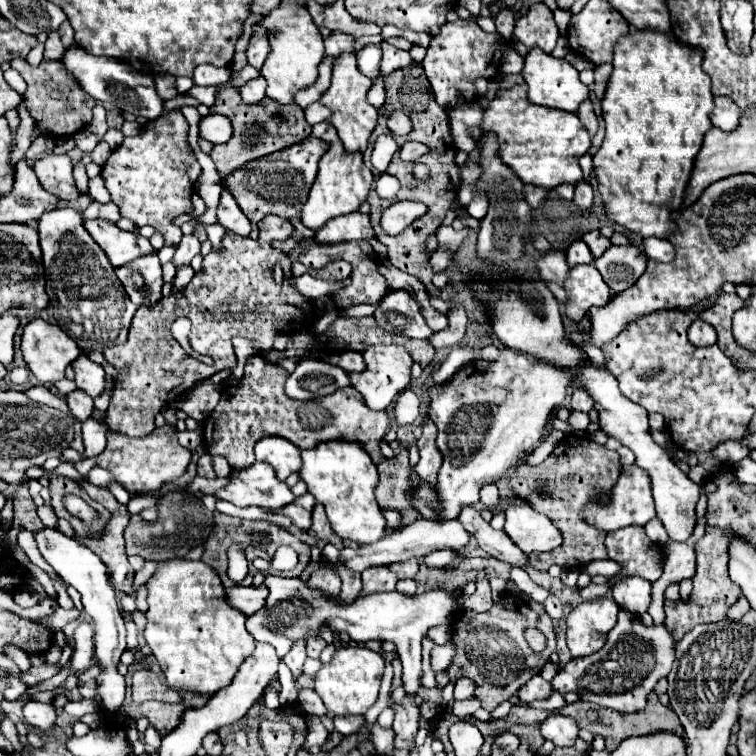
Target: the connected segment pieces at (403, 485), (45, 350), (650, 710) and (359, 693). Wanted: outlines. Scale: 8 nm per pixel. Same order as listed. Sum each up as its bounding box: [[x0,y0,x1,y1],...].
[[376,448,410,512],[20,318,80,384],[574,692,684,752],[314,646,384,714]]

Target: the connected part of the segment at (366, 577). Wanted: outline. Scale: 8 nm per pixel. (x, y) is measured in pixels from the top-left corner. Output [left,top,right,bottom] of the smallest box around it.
[360,566,398,594]

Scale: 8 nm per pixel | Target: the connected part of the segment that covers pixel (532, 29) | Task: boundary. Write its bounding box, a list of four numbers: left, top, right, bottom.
[514,2,558,54]

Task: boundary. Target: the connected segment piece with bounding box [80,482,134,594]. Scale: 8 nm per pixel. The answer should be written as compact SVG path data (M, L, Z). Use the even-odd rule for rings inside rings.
M80 482L80 484L90 494L90 498L98 500L100 504L104 504L104 508L108 508L112 512L112 518L110 518L110 522L108 522L108 526L104 530L104 536L100 540L84 538L80 542L86 544L90 550L94 550L98 554L98 558L102 558L102 562L108 568L110 582L116 588L116 592L132 594L134 570L132 570L132 566L128 562L126 546L124 546L124 538L122 538L122 532L130 522L130 514L126 510L126 506L120 504L112 496L112 492L108 488L96 488L96 486L90 486L86 482Z

